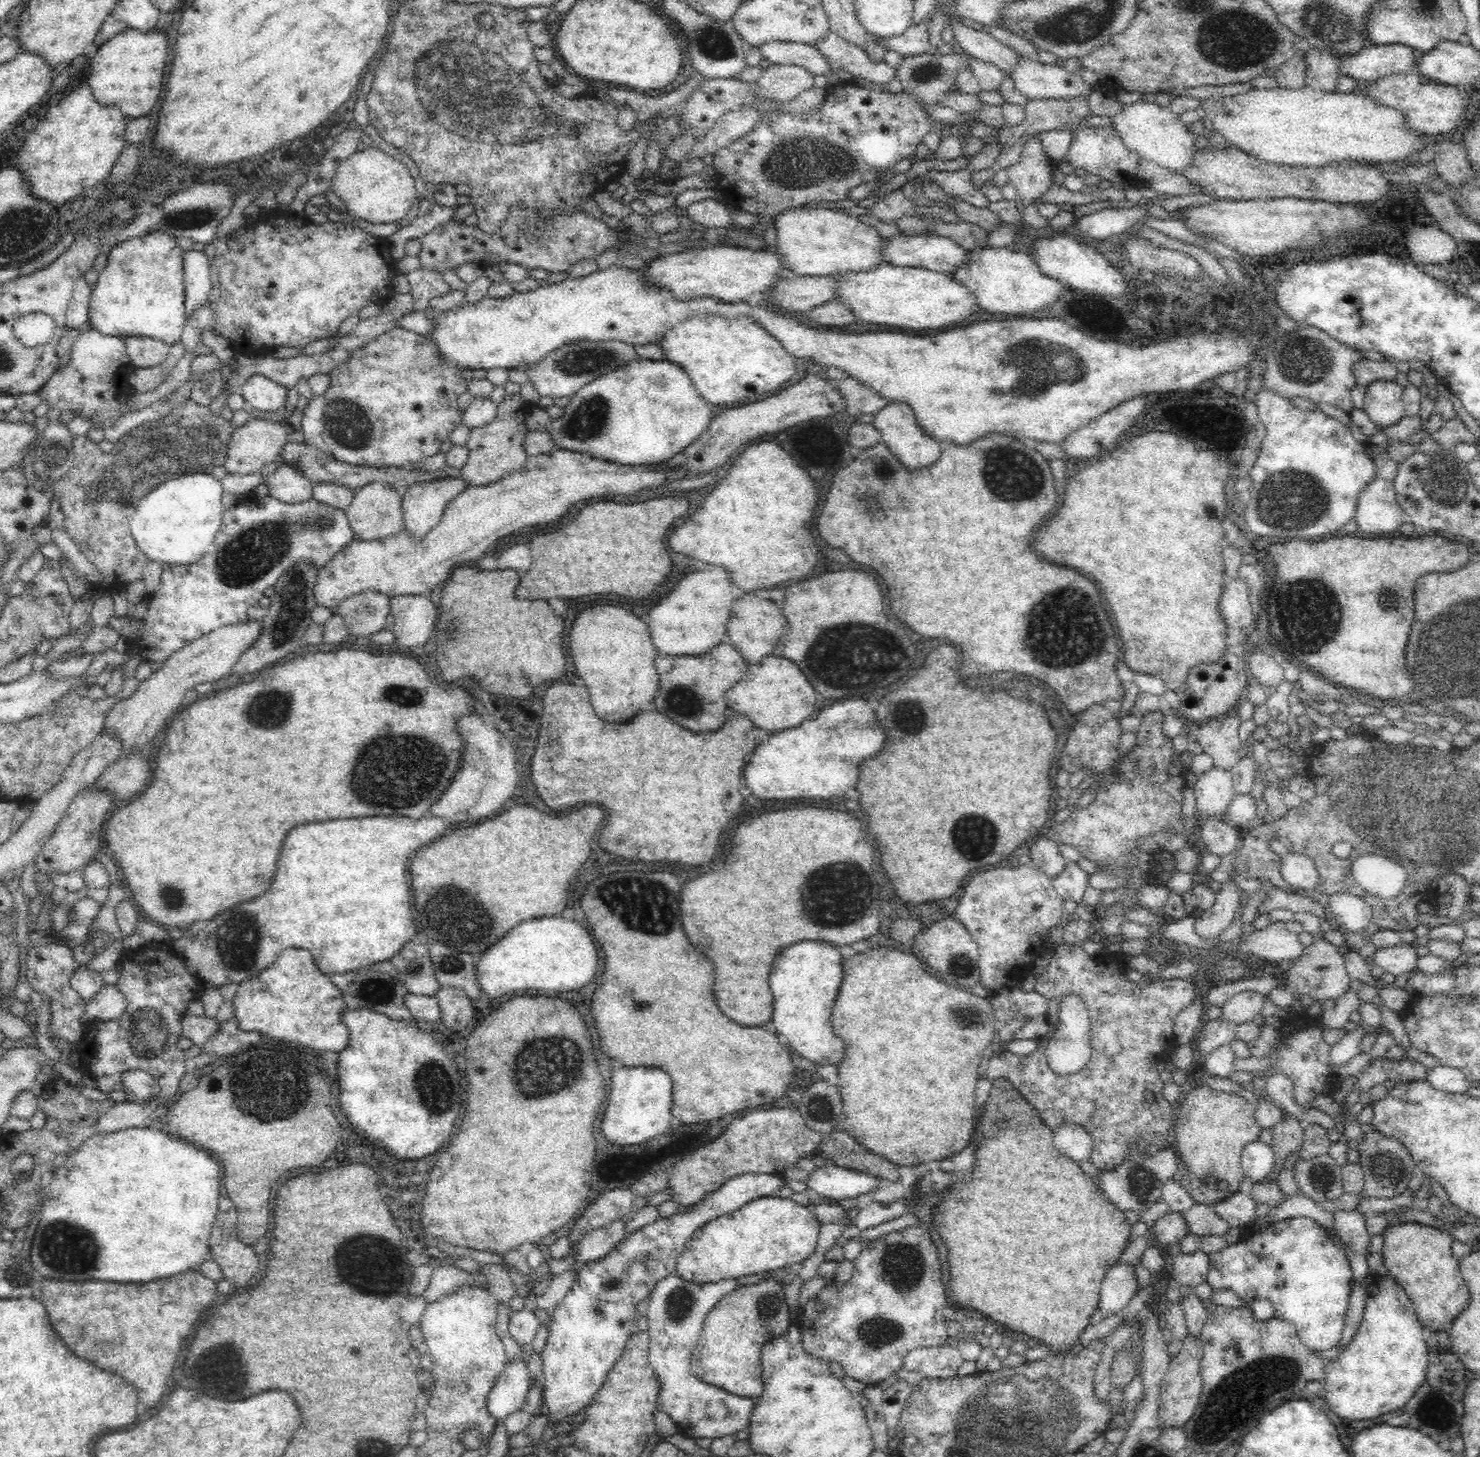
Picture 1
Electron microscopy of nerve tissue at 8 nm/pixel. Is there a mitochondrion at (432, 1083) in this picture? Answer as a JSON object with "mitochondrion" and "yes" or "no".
{"mitochondrion":"yes"}

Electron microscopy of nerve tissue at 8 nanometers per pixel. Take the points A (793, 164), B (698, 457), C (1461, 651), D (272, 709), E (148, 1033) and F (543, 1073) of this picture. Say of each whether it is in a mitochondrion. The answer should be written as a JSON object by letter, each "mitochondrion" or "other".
{"A":"mitochondrion","B":"other","C":"mitochondrion","D":"mitochondrion","E":"mitochondrion","F":"mitochondrion"}

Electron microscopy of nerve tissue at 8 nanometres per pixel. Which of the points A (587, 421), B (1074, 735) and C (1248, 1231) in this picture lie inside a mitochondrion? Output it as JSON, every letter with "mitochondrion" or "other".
{"A":"mitochondrion","B":"other","C":"other"}

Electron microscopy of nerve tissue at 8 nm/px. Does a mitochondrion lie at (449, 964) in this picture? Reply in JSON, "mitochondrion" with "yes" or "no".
{"mitochondrion":"yes"}

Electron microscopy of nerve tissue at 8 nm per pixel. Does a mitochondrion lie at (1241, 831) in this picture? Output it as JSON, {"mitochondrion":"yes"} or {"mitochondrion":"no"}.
{"mitochondrion":"no"}

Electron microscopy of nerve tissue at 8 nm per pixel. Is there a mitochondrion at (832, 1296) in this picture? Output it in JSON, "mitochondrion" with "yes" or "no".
{"mitochondrion":"no"}

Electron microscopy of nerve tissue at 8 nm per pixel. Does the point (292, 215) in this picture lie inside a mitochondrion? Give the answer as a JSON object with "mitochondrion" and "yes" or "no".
{"mitochondrion":"no"}

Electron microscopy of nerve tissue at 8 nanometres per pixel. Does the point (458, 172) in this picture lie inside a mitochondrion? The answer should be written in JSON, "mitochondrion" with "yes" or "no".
{"mitochondrion":"no"}

